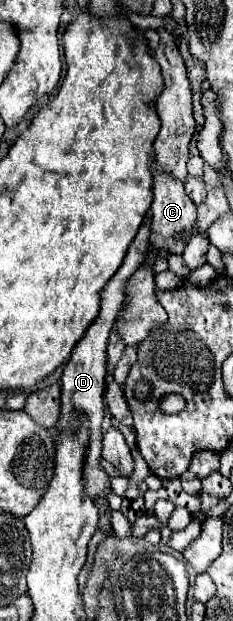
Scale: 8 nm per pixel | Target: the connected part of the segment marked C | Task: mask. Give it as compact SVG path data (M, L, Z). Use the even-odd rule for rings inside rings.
M156 158L152 160L150 170L152 170L152 180L154 180L154 184L152 184L154 200L150 206L150 210L152 210L150 244L158 246L158 248L168 248L172 254L182 254L186 240L190 240L190 236L194 234L192 226L196 222L196 206L184 192L184 184L180 180L176 180L170 172L162 170L162 166L156 162Z

